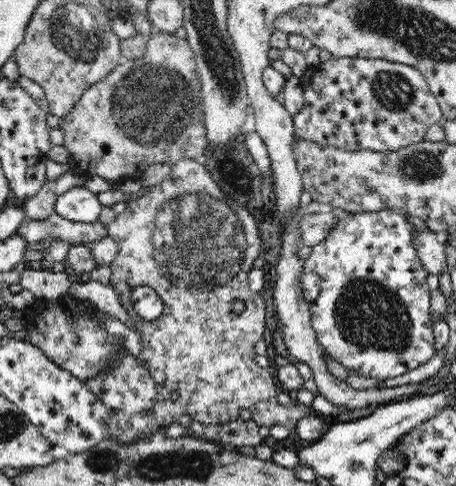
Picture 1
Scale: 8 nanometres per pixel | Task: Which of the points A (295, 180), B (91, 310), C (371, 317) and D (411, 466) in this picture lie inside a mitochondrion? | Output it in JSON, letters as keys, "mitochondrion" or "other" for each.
{"A":"other","B":"other","C":"mitochondrion","D":"other"}

